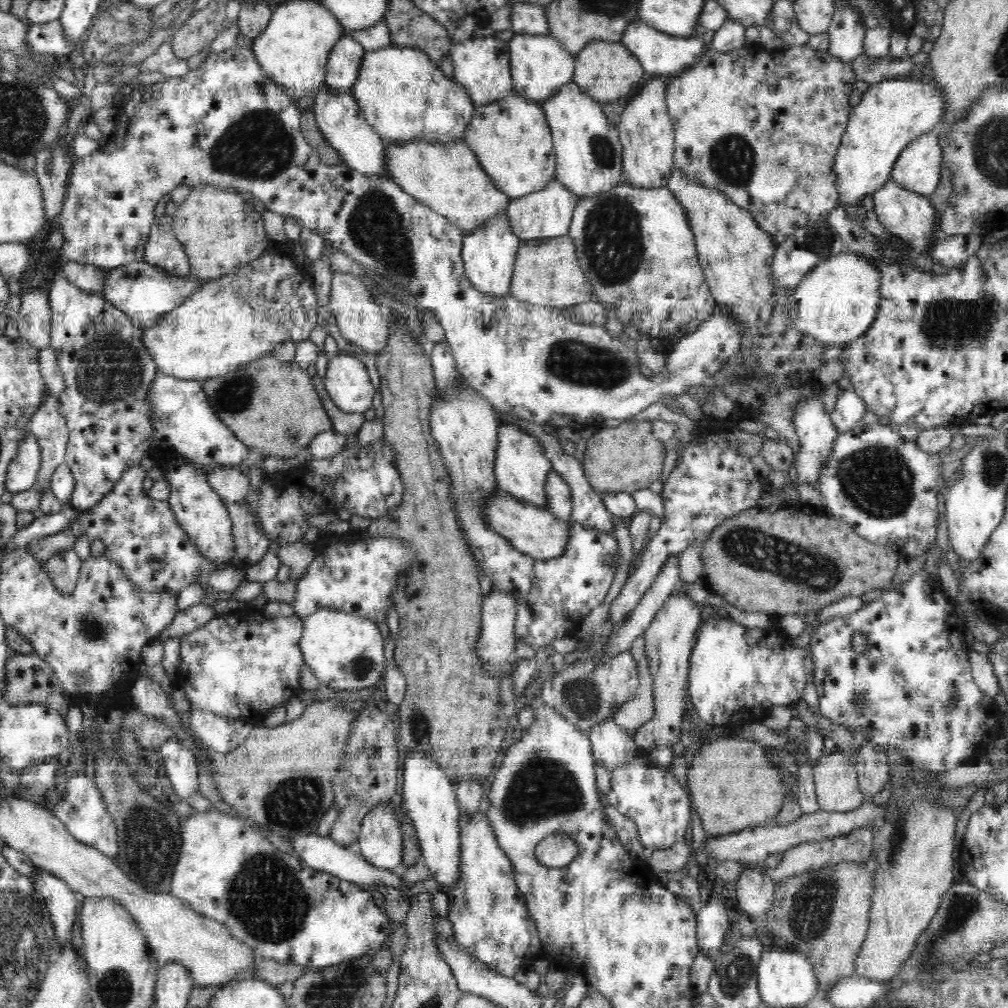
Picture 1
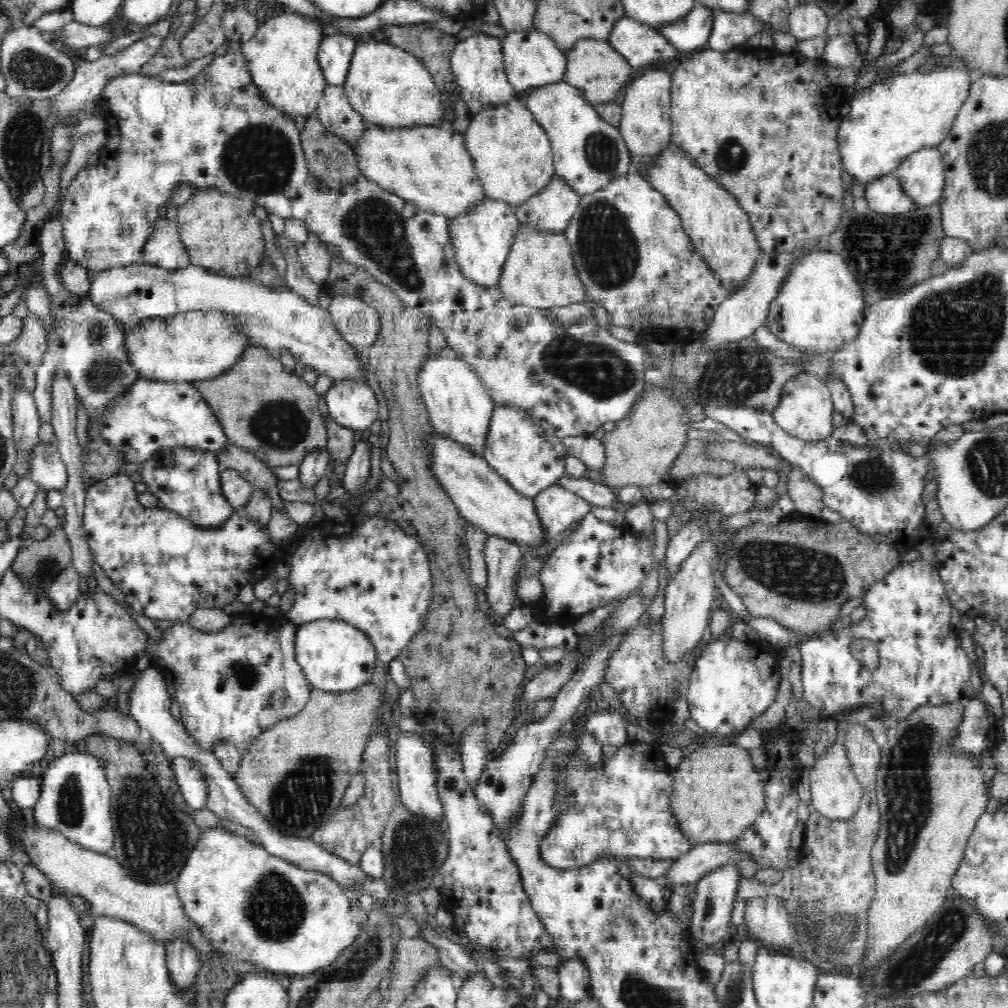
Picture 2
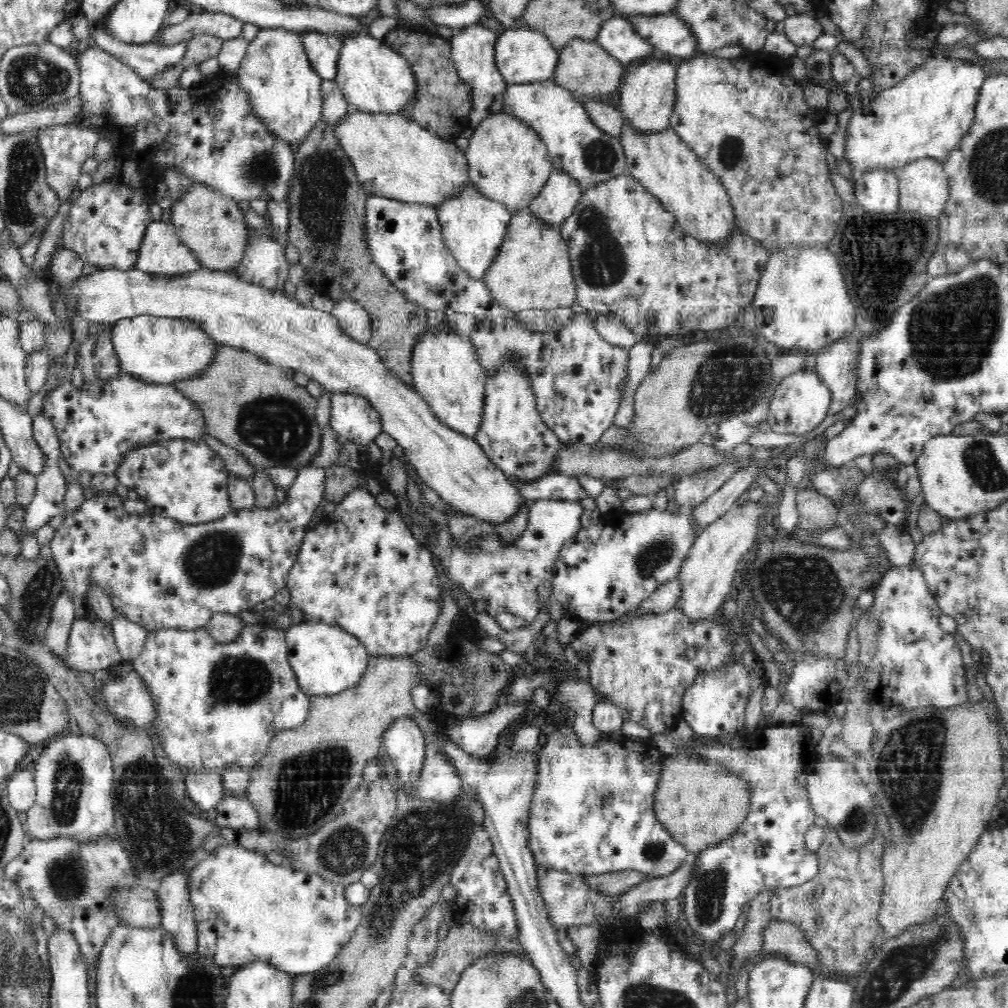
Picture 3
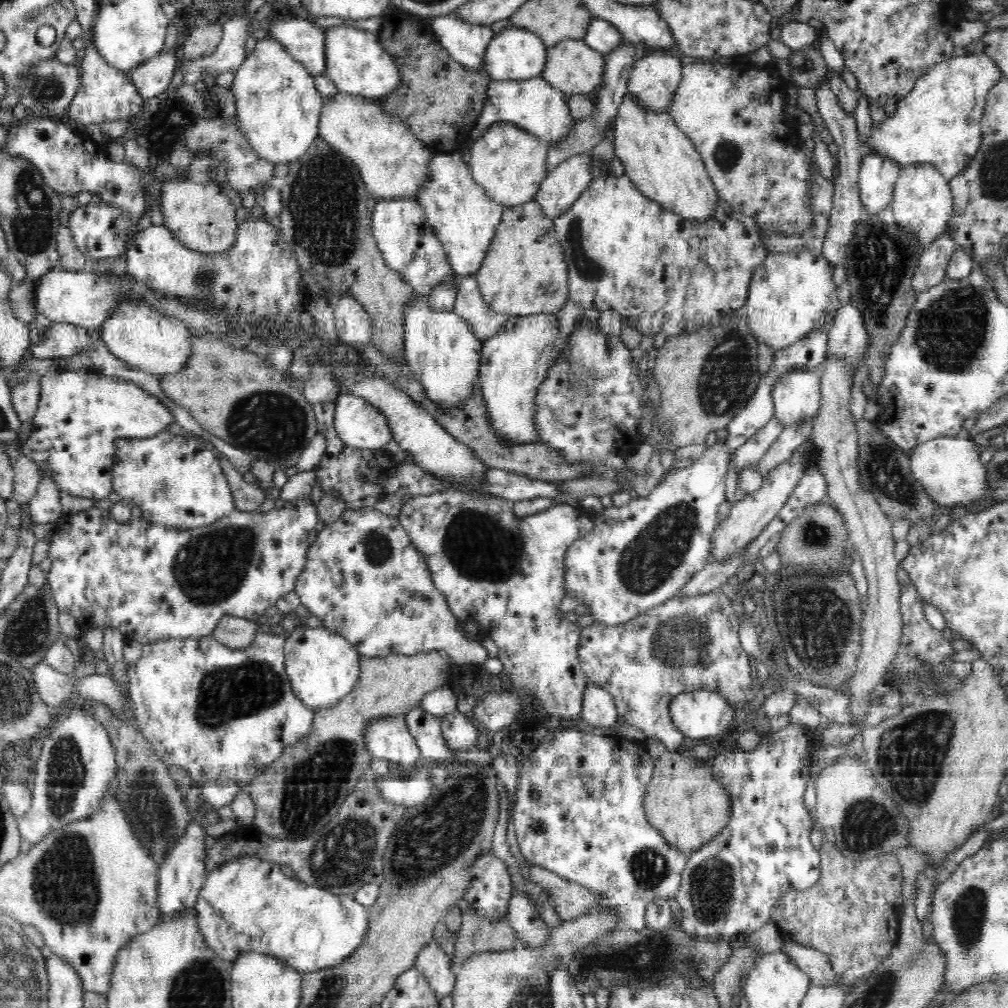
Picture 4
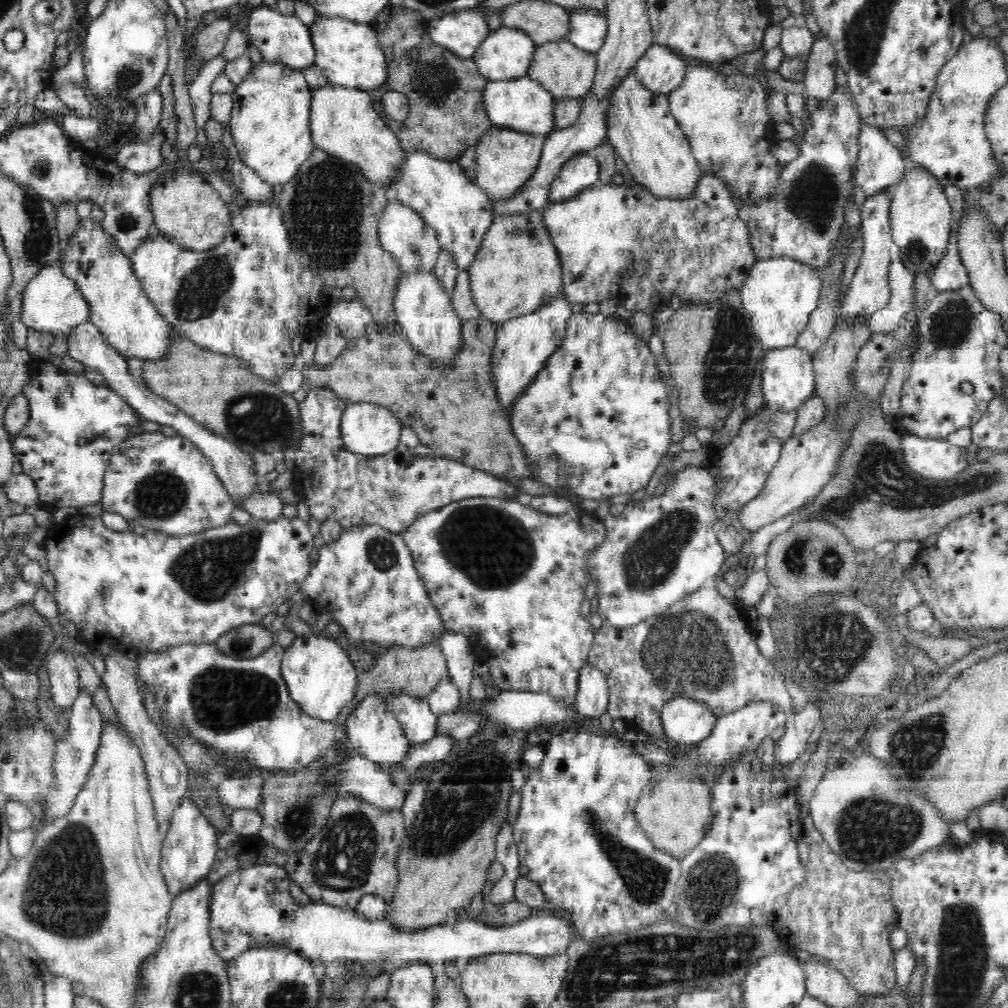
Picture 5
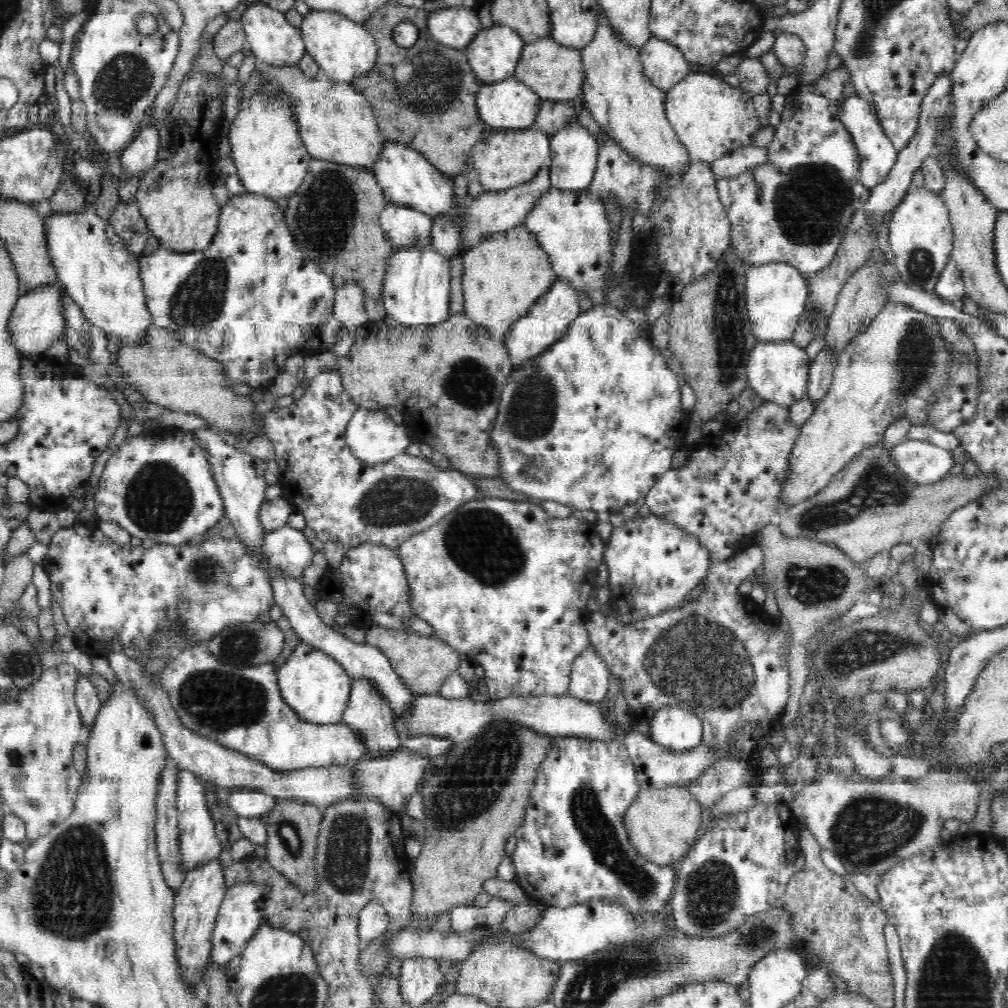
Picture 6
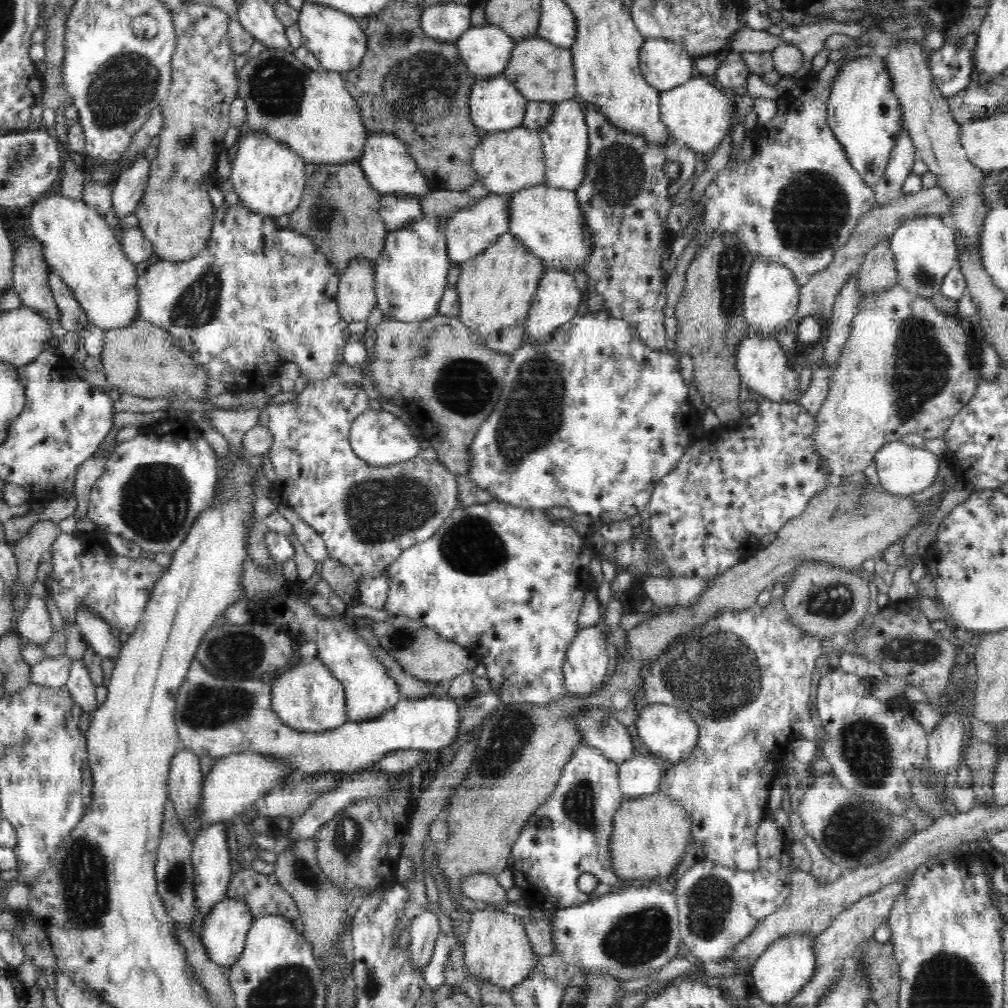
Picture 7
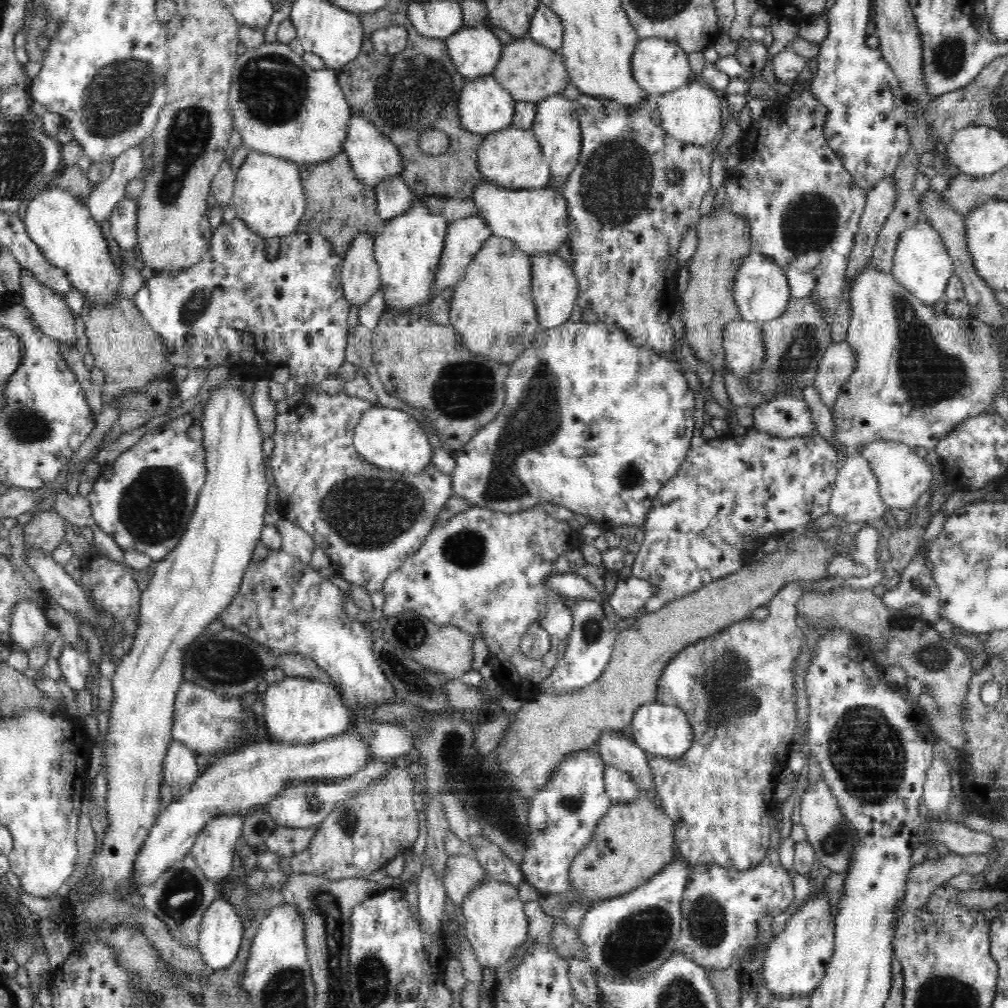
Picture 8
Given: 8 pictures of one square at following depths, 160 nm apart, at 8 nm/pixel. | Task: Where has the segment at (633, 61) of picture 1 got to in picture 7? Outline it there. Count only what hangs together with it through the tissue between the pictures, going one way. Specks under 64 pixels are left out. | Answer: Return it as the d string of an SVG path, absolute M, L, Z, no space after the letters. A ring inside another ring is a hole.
M538 36L516 41L502 76L512 82L528 101L556 104L568 100L574 101L577 94L571 50Z

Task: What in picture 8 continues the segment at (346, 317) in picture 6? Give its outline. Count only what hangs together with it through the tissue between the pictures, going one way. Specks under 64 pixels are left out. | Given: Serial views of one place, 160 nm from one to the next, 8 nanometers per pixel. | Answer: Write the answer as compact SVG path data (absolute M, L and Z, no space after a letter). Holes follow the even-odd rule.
M368 233L354 236L344 252L341 285L351 305L362 306L381 288L381 276L374 256L375 237Z

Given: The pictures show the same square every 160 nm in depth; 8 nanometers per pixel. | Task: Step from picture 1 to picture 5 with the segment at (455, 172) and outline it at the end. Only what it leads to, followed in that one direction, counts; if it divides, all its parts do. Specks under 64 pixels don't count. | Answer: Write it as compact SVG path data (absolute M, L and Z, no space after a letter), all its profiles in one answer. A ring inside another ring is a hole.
M334 85L312 89L312 143L315 148L357 164L368 181L388 187L408 152L400 146L396 134L388 129L374 105L373 94L358 89Z

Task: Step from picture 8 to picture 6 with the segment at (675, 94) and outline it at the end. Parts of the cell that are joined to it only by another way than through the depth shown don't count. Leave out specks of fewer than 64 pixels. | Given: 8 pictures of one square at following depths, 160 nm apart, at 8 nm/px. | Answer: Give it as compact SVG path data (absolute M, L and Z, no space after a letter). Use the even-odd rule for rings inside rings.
M690 72L665 94L665 115L693 161L709 163L728 151L752 146L756 134L763 128L755 115L752 95L730 88L726 82L720 78L716 80L716 76L709 73Z

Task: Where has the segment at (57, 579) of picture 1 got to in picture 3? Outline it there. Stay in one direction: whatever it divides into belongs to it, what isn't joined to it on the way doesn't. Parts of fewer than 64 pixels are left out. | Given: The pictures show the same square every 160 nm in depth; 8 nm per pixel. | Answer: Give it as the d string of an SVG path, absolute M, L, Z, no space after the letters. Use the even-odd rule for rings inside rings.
M63 590L56 598L53 605L51 622L46 628L44 643L56 656L60 656L65 649L66 641L72 622L75 620L74 600L72 600L69 590Z

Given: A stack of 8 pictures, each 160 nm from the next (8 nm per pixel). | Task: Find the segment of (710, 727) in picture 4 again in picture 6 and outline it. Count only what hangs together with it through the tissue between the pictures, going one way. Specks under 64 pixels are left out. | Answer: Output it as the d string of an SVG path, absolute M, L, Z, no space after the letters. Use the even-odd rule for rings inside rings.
M662 707L653 714L648 725L649 737L672 752L688 751L701 744L703 726L690 707Z

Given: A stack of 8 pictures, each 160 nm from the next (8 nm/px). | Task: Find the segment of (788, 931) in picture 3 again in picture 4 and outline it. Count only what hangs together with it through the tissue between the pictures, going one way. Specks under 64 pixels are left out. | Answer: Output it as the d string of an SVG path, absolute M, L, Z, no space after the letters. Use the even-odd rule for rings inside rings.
M784 939L782 952L786 953L795 965L807 973L811 979L811 984L838 984L838 975L832 970L828 956L819 950Z

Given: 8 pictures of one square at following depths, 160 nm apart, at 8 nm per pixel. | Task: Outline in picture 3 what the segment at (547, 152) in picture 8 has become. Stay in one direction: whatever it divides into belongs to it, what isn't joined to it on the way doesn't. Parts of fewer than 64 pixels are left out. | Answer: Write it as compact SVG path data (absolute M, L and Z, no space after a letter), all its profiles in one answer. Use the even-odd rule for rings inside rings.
M558 170L552 171L540 195L529 205L529 214L549 226L560 226L576 209L584 190Z

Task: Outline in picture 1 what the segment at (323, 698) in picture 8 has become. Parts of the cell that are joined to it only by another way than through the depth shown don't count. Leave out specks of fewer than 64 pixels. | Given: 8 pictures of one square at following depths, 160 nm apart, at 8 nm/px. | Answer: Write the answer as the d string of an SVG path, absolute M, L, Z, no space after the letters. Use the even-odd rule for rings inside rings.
M340 608L317 609L311 616L303 620L303 633L299 640L299 647L303 652L303 659L318 679L319 683L337 691L360 691L373 688L385 675L384 641L375 618L359 616L355 612L345 612Z

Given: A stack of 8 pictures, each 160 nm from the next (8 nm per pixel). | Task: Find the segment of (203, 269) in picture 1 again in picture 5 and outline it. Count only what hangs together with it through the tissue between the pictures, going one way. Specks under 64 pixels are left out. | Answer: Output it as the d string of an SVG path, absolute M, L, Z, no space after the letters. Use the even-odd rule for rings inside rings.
M179 168L168 171L161 178L156 180L150 194L150 211L159 232L184 249L194 252L202 252L220 244L229 229L233 207L221 200L216 188L207 183L207 176Z

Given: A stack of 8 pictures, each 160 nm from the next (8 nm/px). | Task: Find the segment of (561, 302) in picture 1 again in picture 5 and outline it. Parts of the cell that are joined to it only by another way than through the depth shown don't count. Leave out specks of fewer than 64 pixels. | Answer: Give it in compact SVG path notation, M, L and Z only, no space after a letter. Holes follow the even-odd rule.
M543 209L500 216L490 225L475 259L467 268L470 292L479 316L484 320L498 325L503 321L534 312L562 294L562 267L559 252L554 248L548 231L543 221Z

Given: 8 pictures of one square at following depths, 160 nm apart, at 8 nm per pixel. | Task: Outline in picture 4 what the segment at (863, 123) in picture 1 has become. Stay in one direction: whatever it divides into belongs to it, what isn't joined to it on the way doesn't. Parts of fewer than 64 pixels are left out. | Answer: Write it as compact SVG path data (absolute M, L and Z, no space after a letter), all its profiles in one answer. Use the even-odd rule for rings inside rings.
M984 52L941 61L929 69L905 94L898 110L882 126L874 126L868 140L870 152L901 166L933 164L950 181L965 168L981 146L981 117L989 90L1003 78L998 66Z

